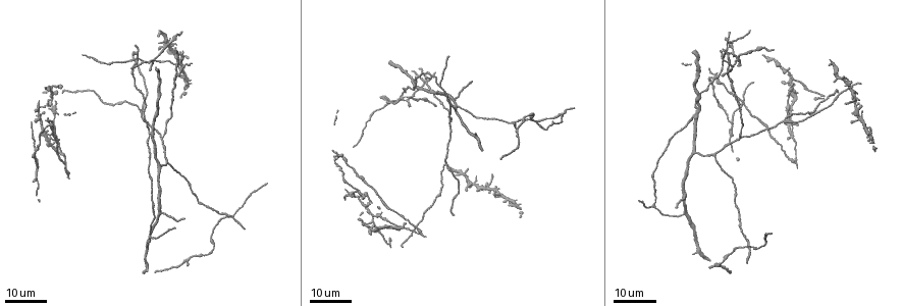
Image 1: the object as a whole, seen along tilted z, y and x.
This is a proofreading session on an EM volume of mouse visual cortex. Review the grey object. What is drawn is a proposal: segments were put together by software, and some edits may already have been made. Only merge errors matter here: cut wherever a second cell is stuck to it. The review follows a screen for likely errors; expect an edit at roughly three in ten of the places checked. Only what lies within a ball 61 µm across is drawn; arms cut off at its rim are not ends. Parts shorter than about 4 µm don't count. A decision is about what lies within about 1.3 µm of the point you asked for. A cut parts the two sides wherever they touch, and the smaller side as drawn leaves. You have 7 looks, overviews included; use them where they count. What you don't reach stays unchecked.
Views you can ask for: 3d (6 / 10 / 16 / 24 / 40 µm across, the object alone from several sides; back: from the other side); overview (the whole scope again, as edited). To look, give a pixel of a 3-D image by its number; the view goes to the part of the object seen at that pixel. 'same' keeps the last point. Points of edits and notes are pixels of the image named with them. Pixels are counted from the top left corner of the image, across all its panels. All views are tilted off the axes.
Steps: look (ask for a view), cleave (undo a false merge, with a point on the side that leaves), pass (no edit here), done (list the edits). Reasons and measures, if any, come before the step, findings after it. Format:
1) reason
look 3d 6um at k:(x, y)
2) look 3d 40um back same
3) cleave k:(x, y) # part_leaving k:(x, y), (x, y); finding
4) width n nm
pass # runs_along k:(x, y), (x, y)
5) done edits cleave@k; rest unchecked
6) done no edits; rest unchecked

thin neck
look 3d 16um at 1:(203, 206)

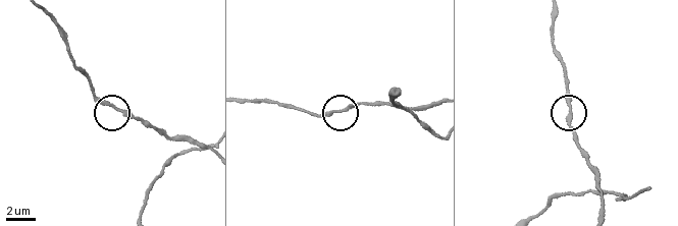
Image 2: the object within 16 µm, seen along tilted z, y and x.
zoom in
look 3d 10um at 2:(112, 104)

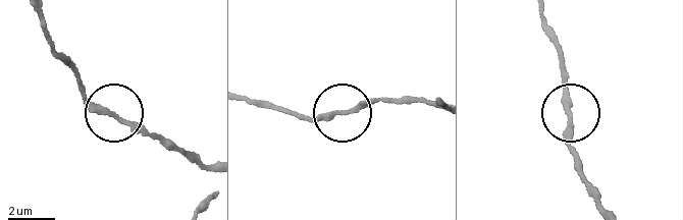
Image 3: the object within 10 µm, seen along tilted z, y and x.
pass # continuous, no second cell

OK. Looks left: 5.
three arms meet
look 3d 24um at 1:(737, 137)

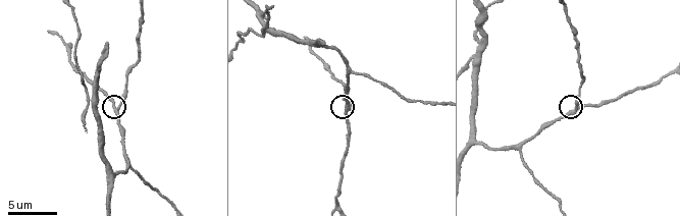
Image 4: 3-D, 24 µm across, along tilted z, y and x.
look 3d 10um at 4:(119, 108)

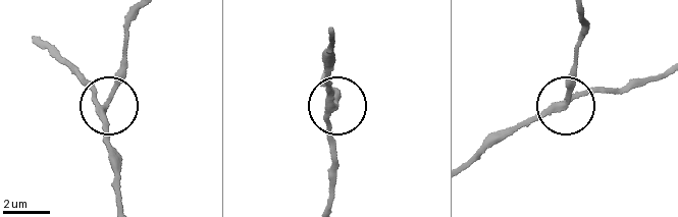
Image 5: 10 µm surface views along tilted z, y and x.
side_arm 48 um; arms 3
pass # one cell here

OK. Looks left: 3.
small branch off a trunk
look 3d 24um at 1:(685, 198)

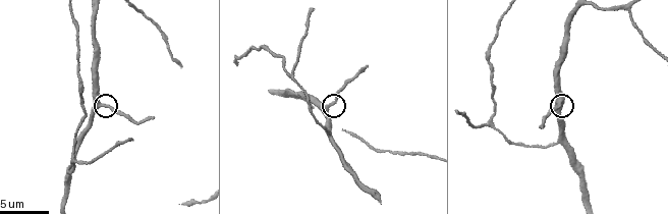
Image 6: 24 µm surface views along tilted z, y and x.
closer look
look 3d 10um at 6:(101, 103)

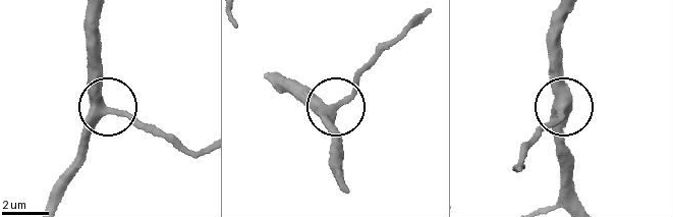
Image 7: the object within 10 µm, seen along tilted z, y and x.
pass # runs_along 7:(95, 11), (102, 103), (161, 130); one cell here

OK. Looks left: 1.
three-way junction
look 3d 16um at 4:(68, 48)

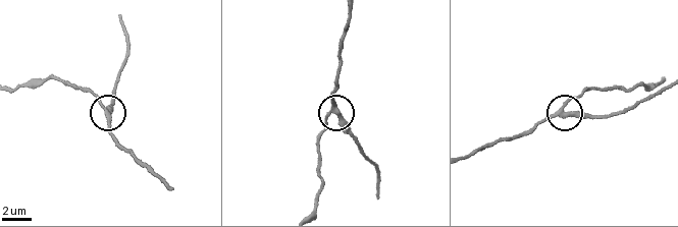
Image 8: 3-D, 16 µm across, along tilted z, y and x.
width 300 nm
pass # one cell here

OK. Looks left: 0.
done no edits; rest unchecked

